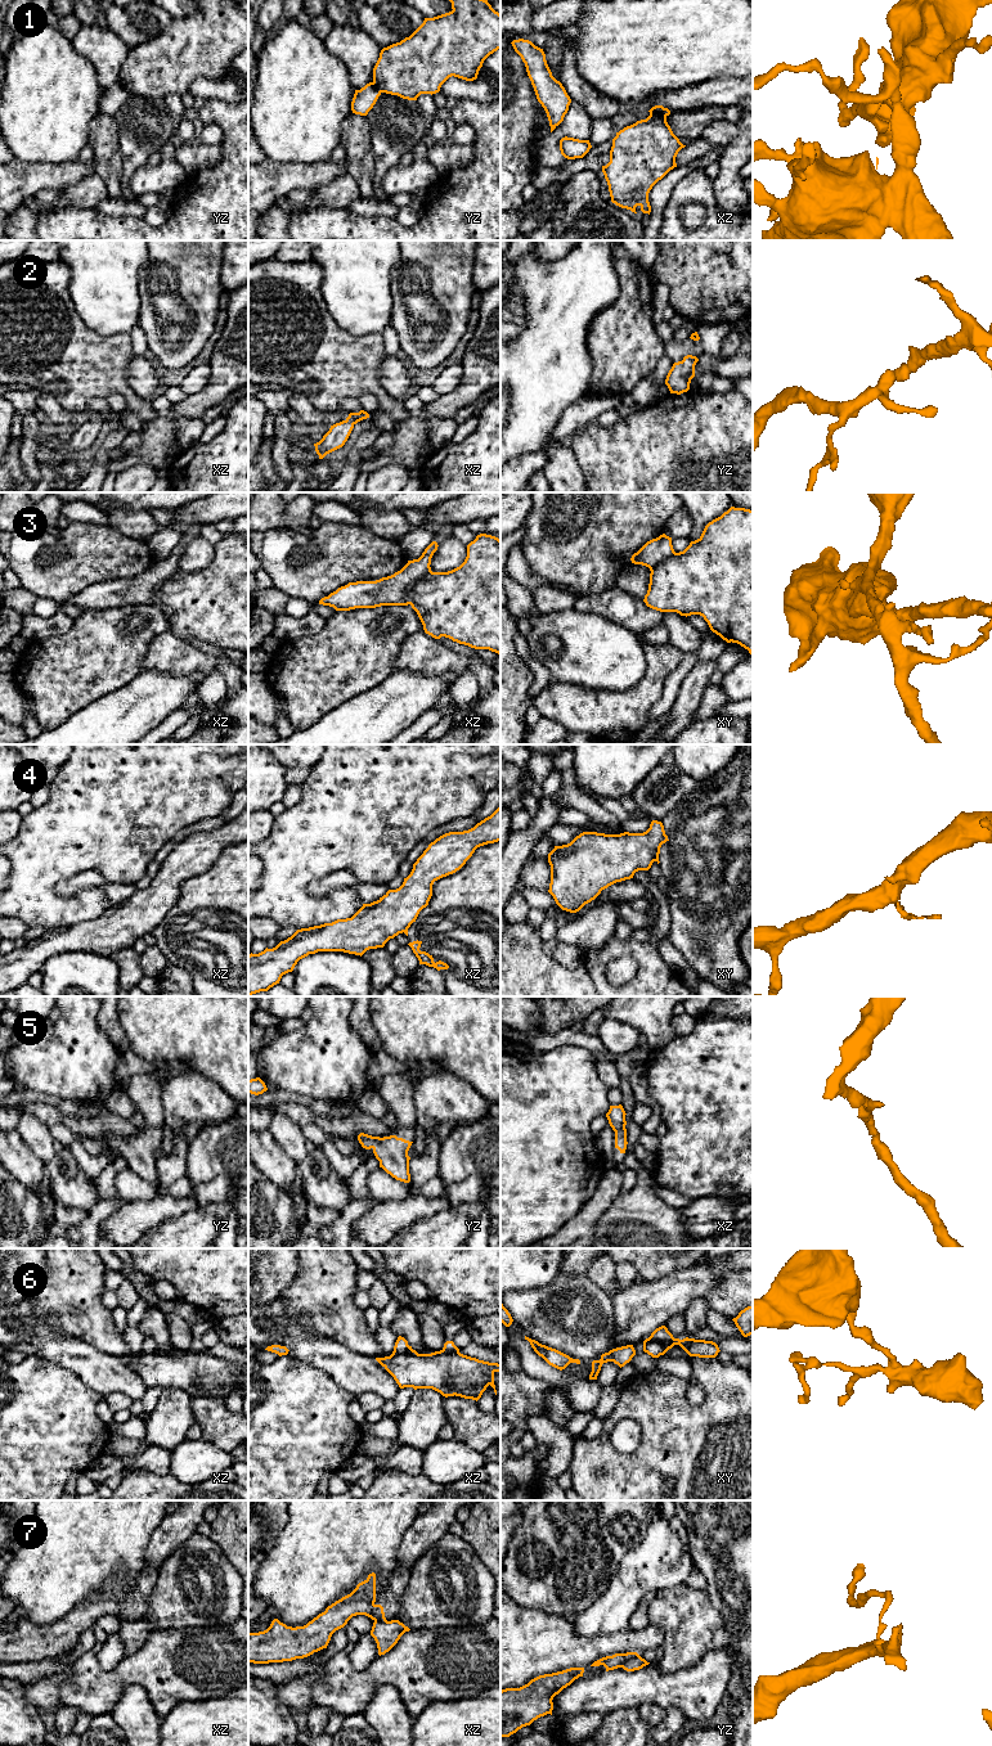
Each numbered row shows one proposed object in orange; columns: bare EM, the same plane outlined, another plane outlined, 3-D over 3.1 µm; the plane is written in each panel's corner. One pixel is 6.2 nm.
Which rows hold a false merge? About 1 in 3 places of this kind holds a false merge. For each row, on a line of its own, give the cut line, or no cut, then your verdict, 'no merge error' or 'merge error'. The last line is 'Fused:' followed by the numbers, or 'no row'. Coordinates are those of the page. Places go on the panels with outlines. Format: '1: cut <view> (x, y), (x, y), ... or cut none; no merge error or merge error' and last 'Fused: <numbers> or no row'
1: cut xz (650, 112), (665, 117); merge error
2: cut none; no merge error
3: cut xz (430, 570), (409, 590), (409, 603); merge error
4: cut xy (659, 849), (655, 860); merge error
5: cut none; no merge error
6: cut xy (650, 1336), (663, 1341), (672, 1341), (674, 1339); merge error
7: cut yz (637, 1654), (620, 1666); merge error
Fused: 1, 3, 4, 6, 7

